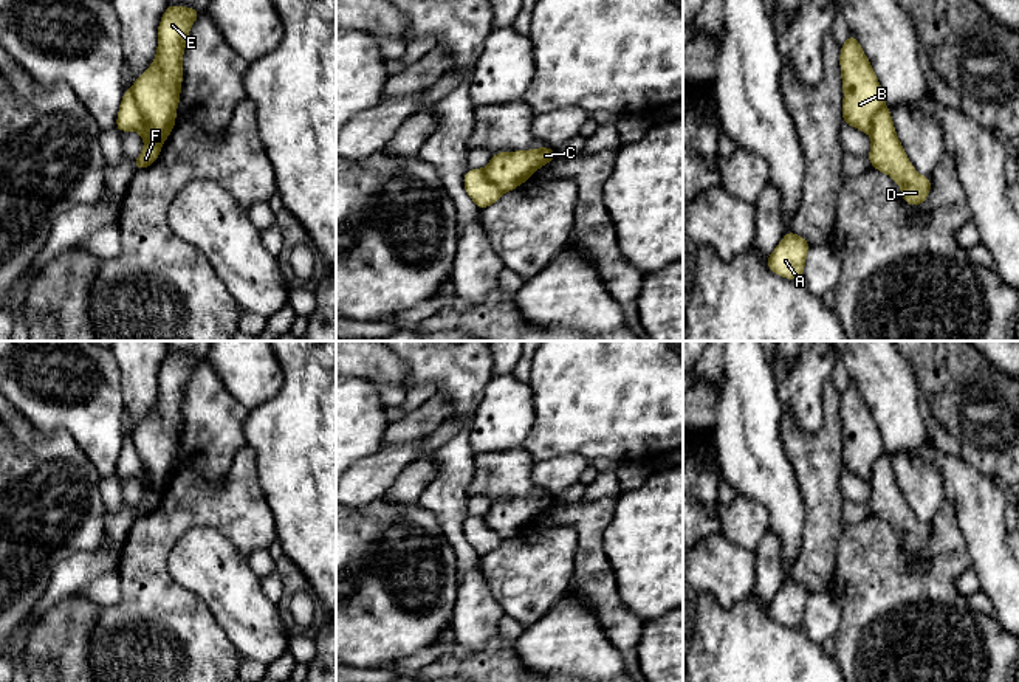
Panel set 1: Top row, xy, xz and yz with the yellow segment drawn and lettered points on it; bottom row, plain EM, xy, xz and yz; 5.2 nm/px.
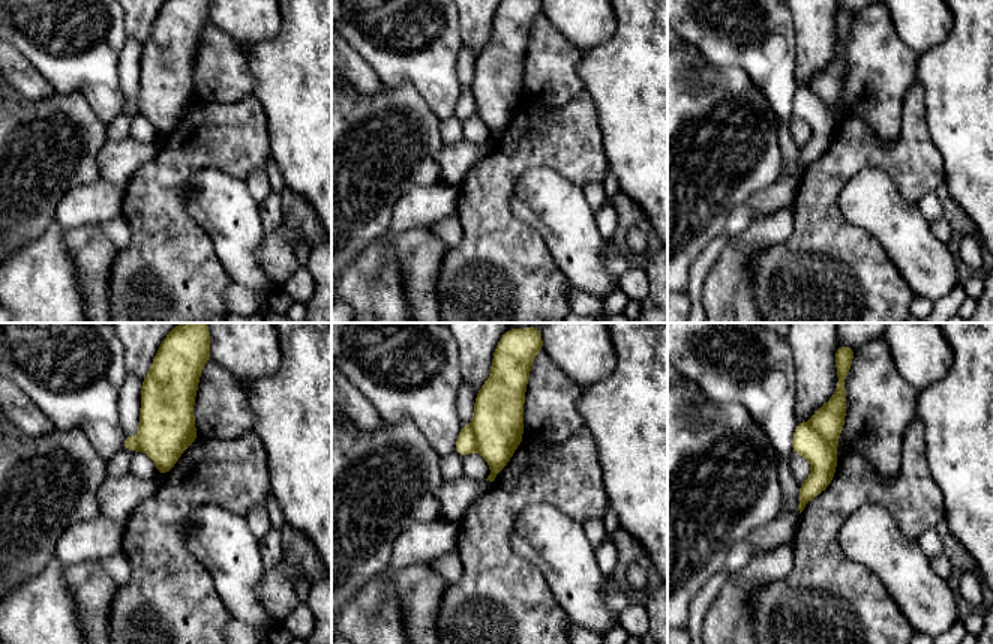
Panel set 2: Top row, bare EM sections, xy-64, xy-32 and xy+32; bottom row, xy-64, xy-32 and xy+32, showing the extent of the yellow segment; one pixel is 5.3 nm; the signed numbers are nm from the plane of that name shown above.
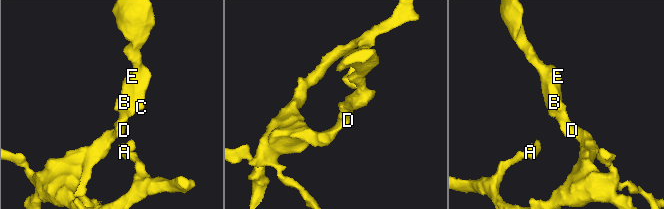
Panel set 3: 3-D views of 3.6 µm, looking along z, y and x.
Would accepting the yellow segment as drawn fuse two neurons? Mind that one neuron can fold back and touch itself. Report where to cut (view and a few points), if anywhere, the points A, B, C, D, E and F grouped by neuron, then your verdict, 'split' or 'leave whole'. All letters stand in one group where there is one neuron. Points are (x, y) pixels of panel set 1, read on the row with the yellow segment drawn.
cut in xy along (129, 92), (144, 118), (146, 129), (160, 146); A D F / B C E; split

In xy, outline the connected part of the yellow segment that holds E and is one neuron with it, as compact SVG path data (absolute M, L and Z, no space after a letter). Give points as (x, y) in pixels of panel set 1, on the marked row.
M169 5L158 26L155 62L133 82L130 93L142 112L147 130L161 146L173 129L181 90L181 59L192 23L201 14L194 8Z

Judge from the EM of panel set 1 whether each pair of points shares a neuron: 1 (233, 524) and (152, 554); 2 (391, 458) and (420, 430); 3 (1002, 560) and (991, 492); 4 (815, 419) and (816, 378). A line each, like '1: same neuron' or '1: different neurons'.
1: same neuron
2: different neurons
3: same neuron
4: same neuron

